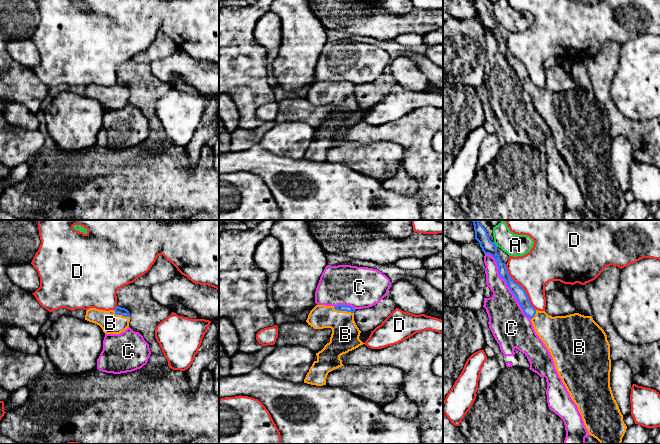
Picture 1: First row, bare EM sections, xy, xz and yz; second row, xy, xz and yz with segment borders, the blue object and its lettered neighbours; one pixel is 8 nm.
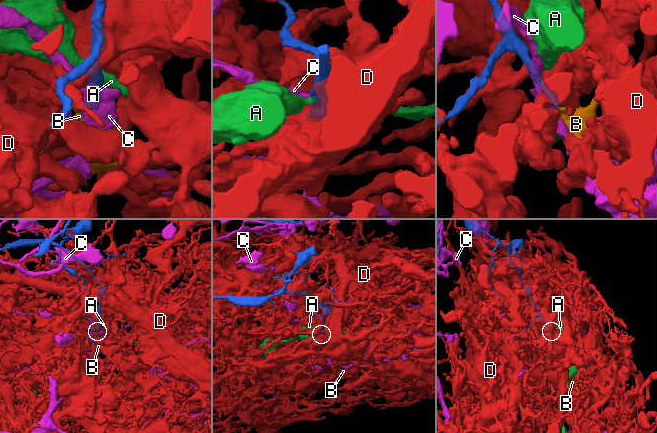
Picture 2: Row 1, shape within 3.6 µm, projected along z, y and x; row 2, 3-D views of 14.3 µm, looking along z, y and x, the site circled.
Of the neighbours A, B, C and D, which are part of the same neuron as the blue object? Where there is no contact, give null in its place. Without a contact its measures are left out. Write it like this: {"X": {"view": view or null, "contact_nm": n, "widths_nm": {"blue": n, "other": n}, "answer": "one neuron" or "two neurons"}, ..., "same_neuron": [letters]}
{"A": {"view": "yz", "contact_nm": 50, "widths_nm": {"blue": 110, "other": 180}, "answer": "two neurons"}, "B": {"view": "xz", "contact_nm": 180, "widths_nm": {"blue": 50, "other": 220}, "answer": "one neuron"}, "C": {"view": "yz", "contact_nm": 650, "widths_nm": {"blue": 90, "other": 280}, "answer": "two neurons"}, "D": {"view": "yz", "contact_nm": 440, "widths_nm": {"blue": 90, "other": 300}, "answer": "two neurons"}, "same_neuron": ["B"]}

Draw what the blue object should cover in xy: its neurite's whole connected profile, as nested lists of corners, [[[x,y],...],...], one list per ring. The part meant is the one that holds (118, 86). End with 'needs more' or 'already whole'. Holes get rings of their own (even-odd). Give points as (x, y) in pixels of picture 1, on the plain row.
[[[119,82],[109,87],[90,84],[85,96],[99,101],[106,110],[120,110],[129,103],[130,89]]]; needs more

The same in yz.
[[[481,0],[473,1],[482,27],[495,35],[499,52],[506,57],[549,126],[588,209],[600,220],[621,220],[627,202],[610,163],[610,120],[604,106],[592,92],[574,89],[552,93],[536,86],[525,66],[508,50],[486,5]]]; needs more

